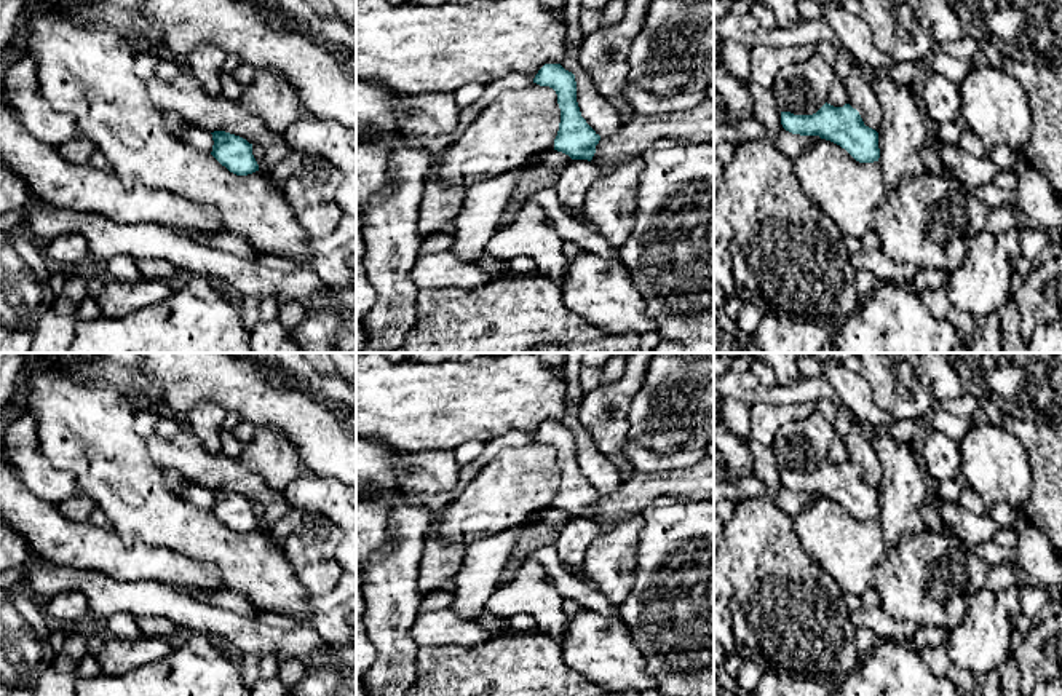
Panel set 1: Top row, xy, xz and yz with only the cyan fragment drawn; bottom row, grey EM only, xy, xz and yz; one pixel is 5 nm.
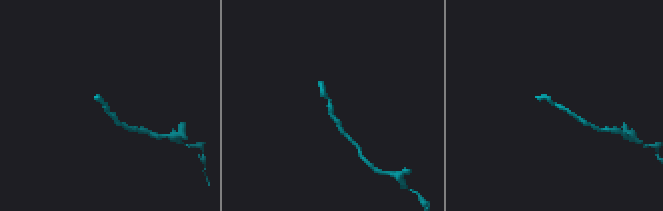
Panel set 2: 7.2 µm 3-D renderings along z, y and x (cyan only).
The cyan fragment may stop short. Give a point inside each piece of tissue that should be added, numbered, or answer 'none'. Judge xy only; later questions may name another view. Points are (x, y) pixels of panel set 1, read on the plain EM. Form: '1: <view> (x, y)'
none

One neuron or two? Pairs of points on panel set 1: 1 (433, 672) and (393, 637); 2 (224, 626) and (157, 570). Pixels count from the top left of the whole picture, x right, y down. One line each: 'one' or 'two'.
1: two
2: two

